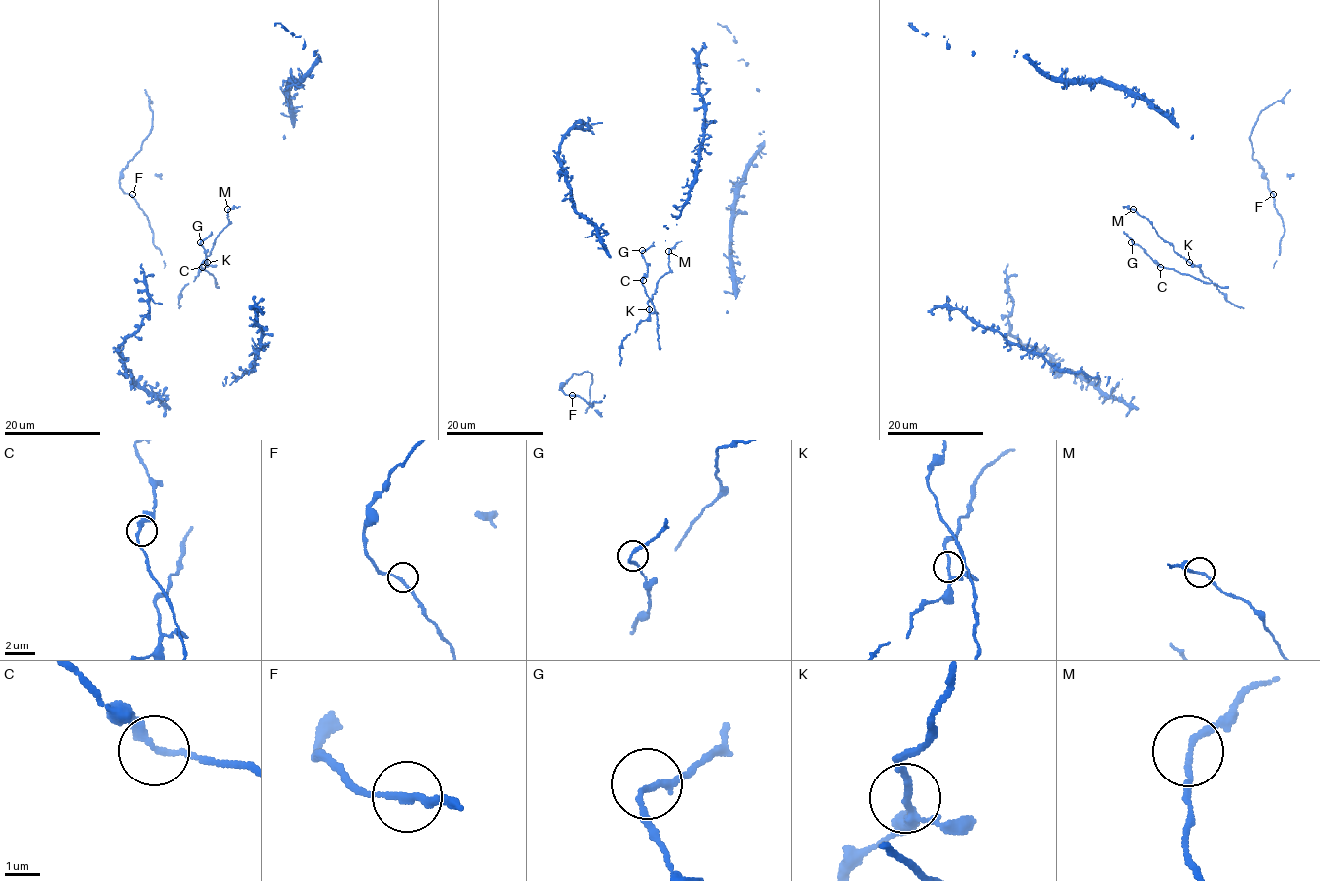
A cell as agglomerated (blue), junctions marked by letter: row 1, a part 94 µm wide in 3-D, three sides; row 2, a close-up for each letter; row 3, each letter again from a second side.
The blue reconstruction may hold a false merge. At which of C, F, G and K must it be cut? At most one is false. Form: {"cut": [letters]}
{"cut": []}

